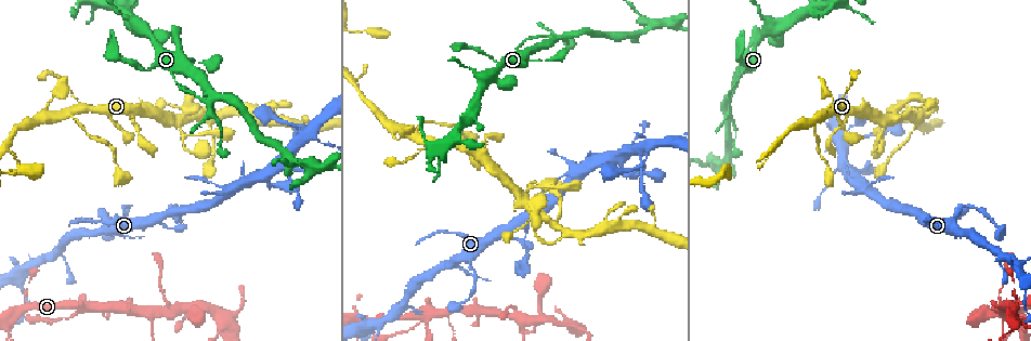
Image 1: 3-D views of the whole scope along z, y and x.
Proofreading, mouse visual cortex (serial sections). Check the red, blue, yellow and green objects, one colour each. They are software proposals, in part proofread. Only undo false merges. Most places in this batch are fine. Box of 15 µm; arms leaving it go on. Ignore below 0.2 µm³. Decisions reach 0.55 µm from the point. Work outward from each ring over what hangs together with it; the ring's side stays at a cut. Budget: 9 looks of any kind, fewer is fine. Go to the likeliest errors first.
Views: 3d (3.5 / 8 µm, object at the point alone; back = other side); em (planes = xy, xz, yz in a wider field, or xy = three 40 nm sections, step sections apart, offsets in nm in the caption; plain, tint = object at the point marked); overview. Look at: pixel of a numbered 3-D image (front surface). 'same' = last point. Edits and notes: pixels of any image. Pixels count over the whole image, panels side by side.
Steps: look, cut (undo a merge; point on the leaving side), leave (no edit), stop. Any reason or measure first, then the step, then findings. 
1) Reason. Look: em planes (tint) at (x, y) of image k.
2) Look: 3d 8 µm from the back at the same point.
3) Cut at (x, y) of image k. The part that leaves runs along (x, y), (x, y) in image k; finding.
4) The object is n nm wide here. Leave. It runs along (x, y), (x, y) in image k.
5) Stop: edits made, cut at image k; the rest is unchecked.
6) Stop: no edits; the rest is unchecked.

Sudden change in width. Look: 3d 3.5 µm at (69, 111) of image 1.

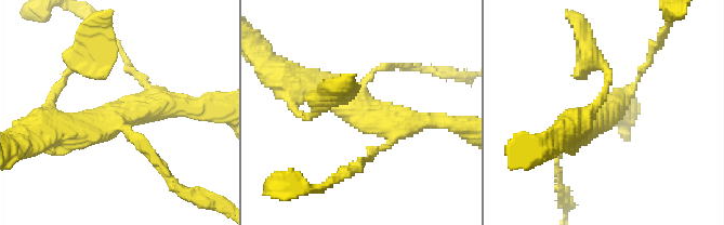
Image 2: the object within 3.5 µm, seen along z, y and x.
3 arms meet here; the arms are 150, 350, 400 nm wide. Look: em xy step 3 (tint) at (600, 115) of image 2.

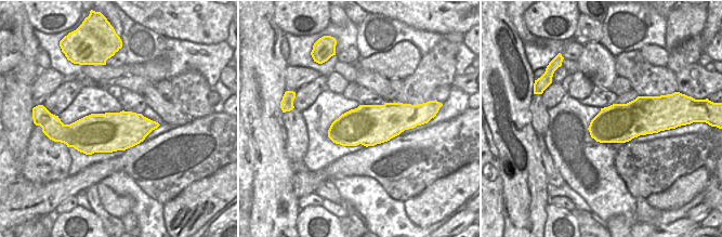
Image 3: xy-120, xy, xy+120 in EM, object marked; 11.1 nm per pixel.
Leave. It runs along (420, 122), (383, 122), (290, 80) in image 2; all the same cell.

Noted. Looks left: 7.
Abrupt turn. Look: 3d 3.5 µm at (186, 113) of image 1.

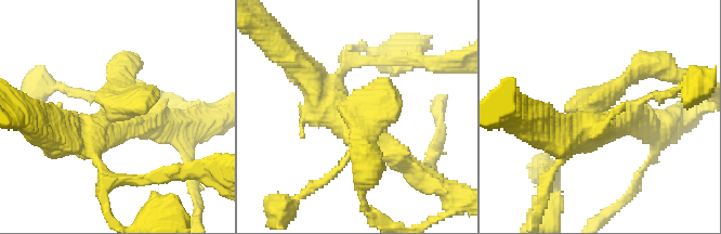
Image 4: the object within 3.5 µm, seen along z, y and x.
Look: em xy step 3 (tint) at (116, 115) of image 4.

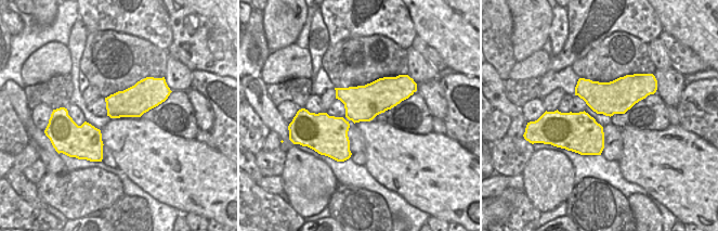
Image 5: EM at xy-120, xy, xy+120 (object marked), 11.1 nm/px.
Look: em xy step 5 (tint) at the same point.

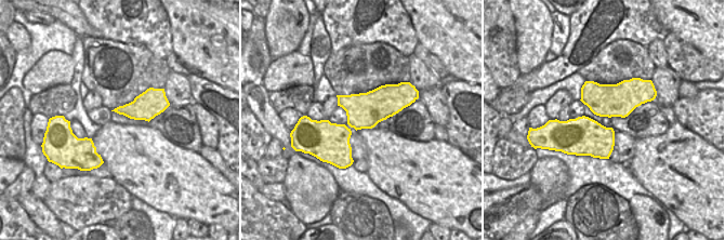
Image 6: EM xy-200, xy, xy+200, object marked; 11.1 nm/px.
Leave. It runs along (565, 131), (638, 67) in image 4; all the same cell.

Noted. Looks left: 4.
Sudden change in width. Look: 3d 3.5 µm from the back at (836, 136) of image 1.

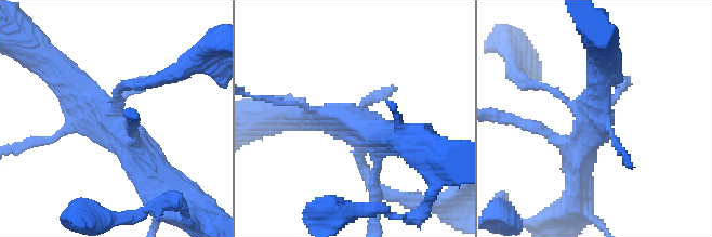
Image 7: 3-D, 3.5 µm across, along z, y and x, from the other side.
Look: em xy step 3 (tint) at (114, 118) of image 7.

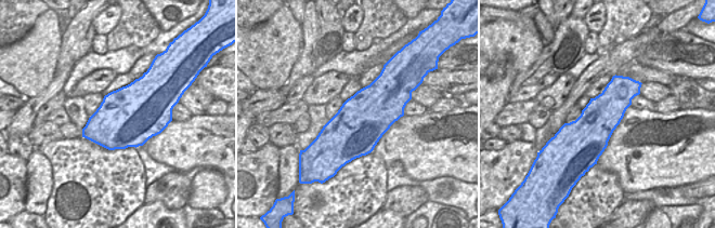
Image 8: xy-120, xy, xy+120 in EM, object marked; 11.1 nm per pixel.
Leave. It runs along (160, 176), (114, 120), (57, 74) in image 7; all the same cell.

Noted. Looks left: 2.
Four-way junction. Look: 3d 3.5 µm at (426, 315) of image 1.

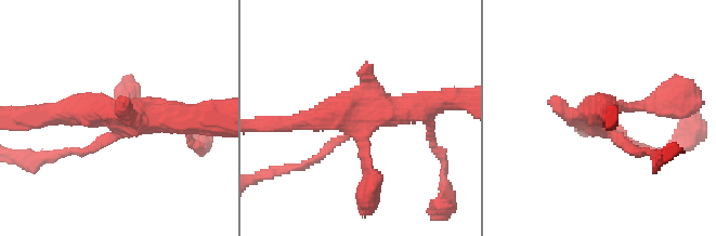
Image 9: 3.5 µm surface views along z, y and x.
Look: em xy step 5 (tint) at (114, 117) of image 9.

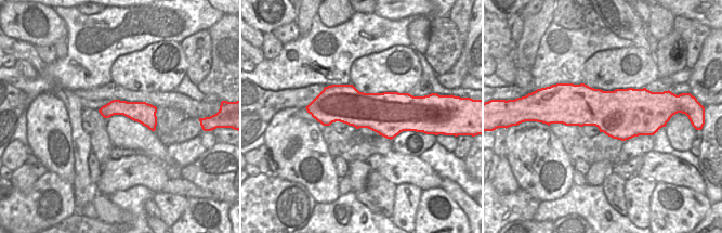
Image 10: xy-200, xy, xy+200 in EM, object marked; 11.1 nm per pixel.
Leave. One cell here.

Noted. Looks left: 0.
Stop: no edits; the rest is unchecked.

